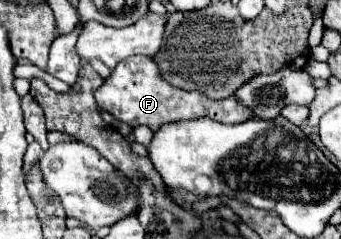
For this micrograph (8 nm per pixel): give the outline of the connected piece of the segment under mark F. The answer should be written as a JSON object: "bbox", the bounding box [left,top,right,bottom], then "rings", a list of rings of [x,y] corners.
{"bbox":[94,57,252,131],"rings":[[[130,57],[120,61],[120,65],[114,67],[112,75],[94,93],[94,97],[96,97],[96,103],[104,107],[108,113],[112,113],[118,121],[124,121],[130,127],[148,125],[152,131],[158,131],[164,123],[196,119],[196,115],[202,115],[220,123],[242,123],[246,119],[252,119],[252,111],[236,103],[234,97],[228,97],[224,101],[208,101],[202,93],[190,93],[190,91],[168,85],[160,77],[156,63],[150,57]]]}

